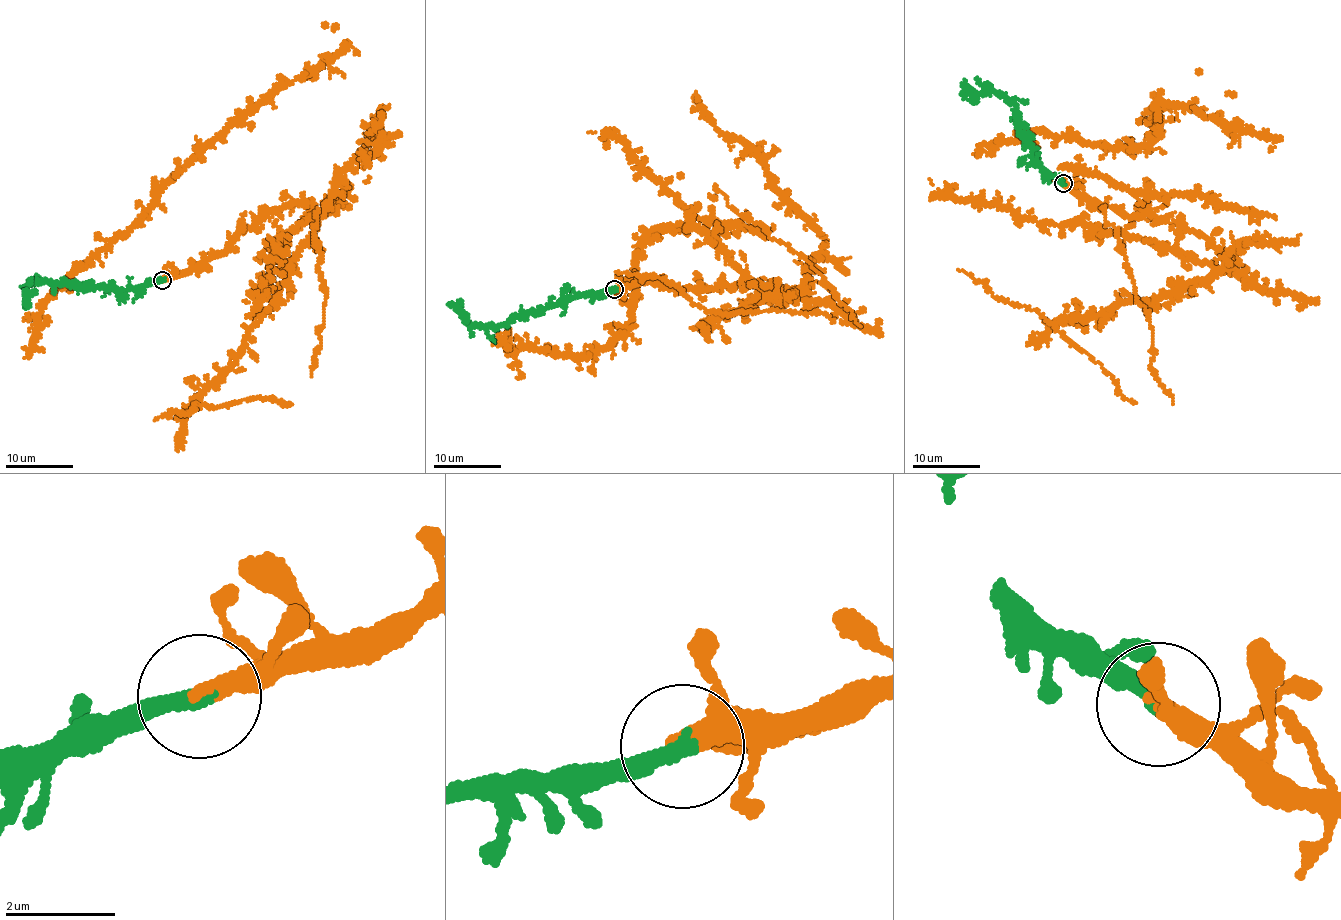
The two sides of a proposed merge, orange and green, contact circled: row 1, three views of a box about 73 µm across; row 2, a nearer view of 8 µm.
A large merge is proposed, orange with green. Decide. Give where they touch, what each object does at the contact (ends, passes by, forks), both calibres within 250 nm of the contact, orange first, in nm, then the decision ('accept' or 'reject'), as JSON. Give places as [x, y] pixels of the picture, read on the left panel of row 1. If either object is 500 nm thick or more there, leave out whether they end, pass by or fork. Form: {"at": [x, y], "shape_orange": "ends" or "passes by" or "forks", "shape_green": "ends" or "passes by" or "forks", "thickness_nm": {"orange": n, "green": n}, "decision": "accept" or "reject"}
{"at": [162, 280], "shape_orange": "ends", "shape_green": "ends", "thickness_nm": {"orange": 420, "green": 320}, "decision": "accept"}

